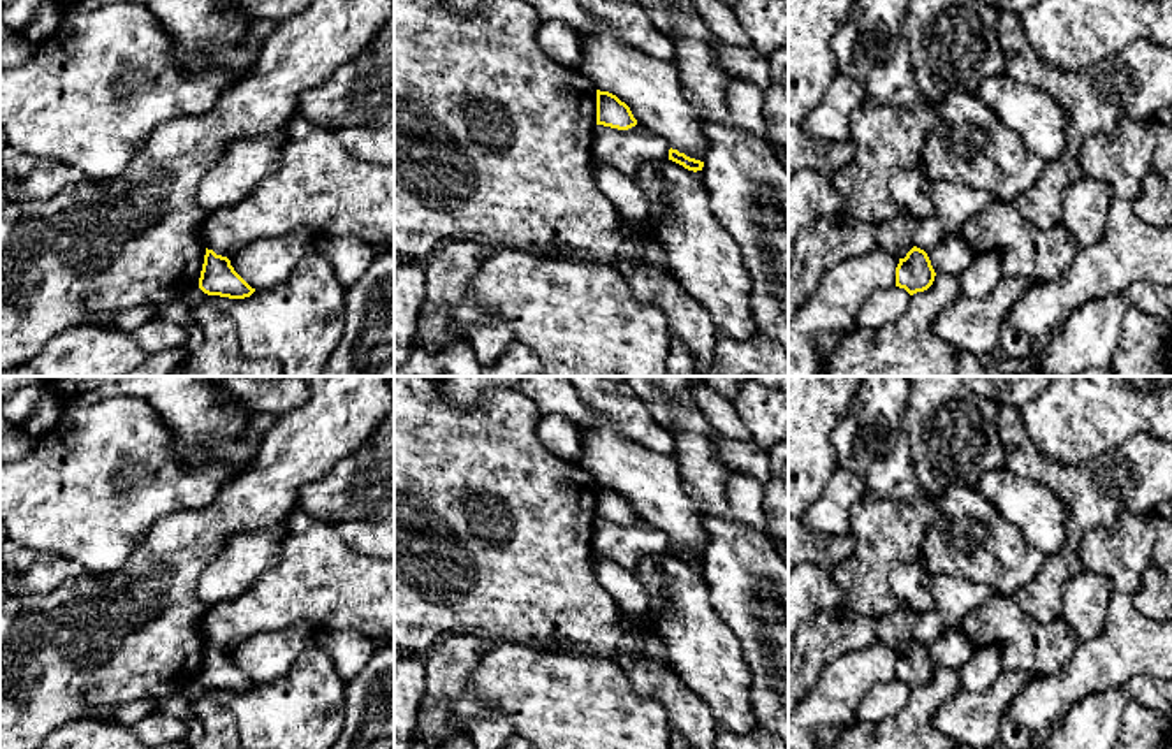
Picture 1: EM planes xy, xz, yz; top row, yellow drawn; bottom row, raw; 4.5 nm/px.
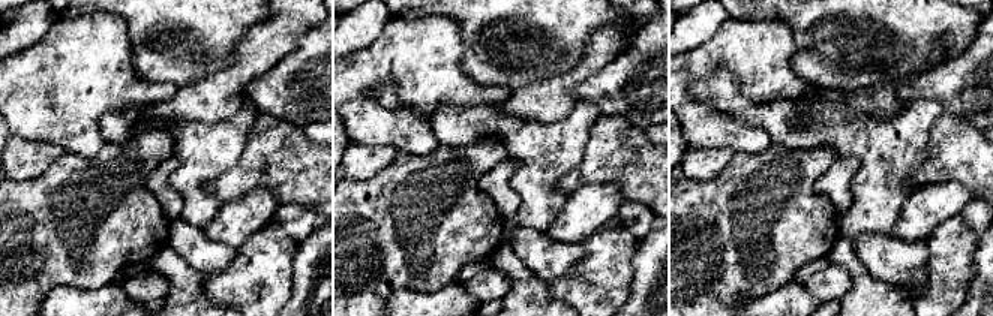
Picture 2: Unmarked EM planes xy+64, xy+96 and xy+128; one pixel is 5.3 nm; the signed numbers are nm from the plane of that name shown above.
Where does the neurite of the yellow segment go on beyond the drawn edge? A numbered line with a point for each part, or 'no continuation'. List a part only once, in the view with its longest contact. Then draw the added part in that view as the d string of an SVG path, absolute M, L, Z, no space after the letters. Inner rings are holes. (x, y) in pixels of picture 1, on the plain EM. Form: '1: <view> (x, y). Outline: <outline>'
no continuation

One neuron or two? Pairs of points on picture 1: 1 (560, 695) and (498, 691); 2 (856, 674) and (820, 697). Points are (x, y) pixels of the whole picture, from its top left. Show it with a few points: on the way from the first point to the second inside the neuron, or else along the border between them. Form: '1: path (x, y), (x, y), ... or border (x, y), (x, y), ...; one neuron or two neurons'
1: path (544, 691), (514, 691); one neuron
2: path (847, 683), (829, 697); one neuron

